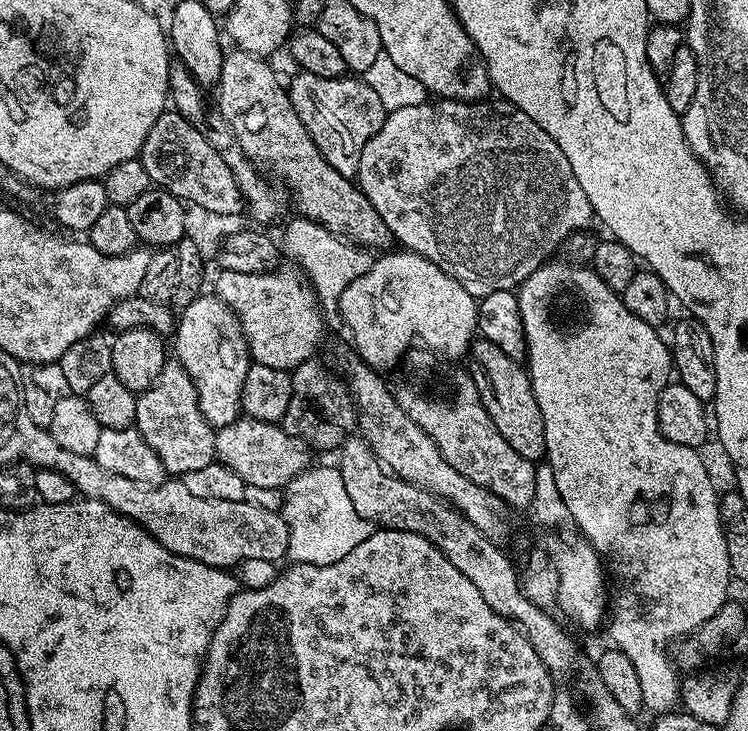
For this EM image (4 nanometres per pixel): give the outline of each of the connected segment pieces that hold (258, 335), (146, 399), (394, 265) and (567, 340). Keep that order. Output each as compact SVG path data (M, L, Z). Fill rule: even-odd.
M277 266L271 272L254 274L223 270L216 280L214 292L236 315L253 361L262 366L274 366L274 370L291 372L317 355L316 347L324 336L326 321L311 282L299 268L284 267Z
M175 358L162 366L162 374L144 392L136 397L137 416L134 426L146 438L150 450L162 458L165 473L182 478L190 470L210 466L216 460L216 429L206 422L198 402L198 390L190 374Z
M388 250L373 259L370 270L362 274L362 278L356 278L354 282L350 282L350 286L346 286L340 299L340 318L343 327L352 331L356 355L371 368L385 370L384 368L392 368L395 364L397 367L413 342L419 342L445 358L463 357L478 332L477 307L477 297L471 296L460 283L450 278L450 274L434 266L434 262L430 262L425 256L407 250Z
M556 258L556 259L553 259L553 260L552 260L552 261L551 261L551 262L545 262L545 263L543 263L543 264L541 264L541 265L540 265L540 268L539 268L539 269L538 269L538 270L534 270L534 274L530 274L530 278L526 278L526 279L525 279L525 280L524 280L524 281L522 281L522 282L521 282L521 283L520 283L520 286L519 286L519 289L518 289L518 295L517 295L517 298L516 298L516 301L517 301L517 302L518 302L518 306L519 306L519 307L520 307L520 313L521 313L521 314L522 314L522 326L523 326L523 327L524 327L524 333L525 333L525 334L526 334L526 342L527 342L527 343L528 343L528 351L527 351L527 353L526 353L526 367L527 367L527 369L528 369L528 377L529 377L529 378L530 378L530 382L531 382L531 383L532 383L532 389L533 389L533 390L534 390L534 398L535 398L535 399L536 399L536 401L537 401L537 402L538 402L538 410L542 410L542 426L546 426L546 463L547 463L547 464L548 464L548 465L549 465L549 466L550 466L550 470L554 470L554 482L555 482L555 483L556 483L556 485L557 485L557 486L558 486L558 494L562 494L562 498L563 498L563 499L564 499L564 501L565 501L565 502L566 502L566 510L567 510L567 511L568 511L568 515L569 515L569 517L570 517L570 520L571 520L571 523L572 523L572 524L573 524L573 525L574 525L574 524L575 524L575 523L576 523L576 524L577 524L577 526L578 526L578 527L580 527L580 532L581 532L581 534L582 534L582 535L584 535L584 536L581 536L581 537L583 537L583 539L584 539L584 540L585 540L585 541L587 541L587 543L589 543L589 544L591 544L591 545L592 545L592 549L594 549L594 551L595 551L595 552L597 552L597 554L599 554L599 556L600 556L600 557L601 557L601 558L603 558L603 559L604 559L604 560L605 560L605 561L606 561L606 572L607 572L607 575L608 575L608 576L609 576L609 577L610 577L610 580L611 580L611 583L612 583L612 580L613 580L613 582L614 582L614 583L616 583L616 585L614 585L614 584L613 584L613 583L612 583L612 585L611 585L611 588L610 588L610 619L609 619L609 620L608 620L608 621L607 621L607 624L606 624L606 629L607 629L607 628L608 628L608 636L609 636L609 638L610 638L610 639L612 639L612 640L609 640L609 641L611 641L611 643L612 643L612 644L613 644L613 645L615 645L615 647L617 647L617 648L619 648L619 649L620 649L620 652L621 652L621 653L622 653L622 654L626 654L626 658L630 658L630 662L634 662L634 670L635 670L635 671L636 671L636 672L637 672L637 674L638 674L638 678L639 678L639 680L640 680L640 681L642 681L642 698L643 698L643 699L644 699L644 707L645 707L645 709L647 709L647 711L648 711L648 712L649 712L649 713L650 713L650 712L651 712L651 711L652 711L652 714L663 714L663 713L665 713L665 712L671 712L671 711L673 711L673 709L675 709L675 708L676 708L676 707L677 707L677 704L678 704L678 701L679 701L679 699L680 699L680 680L679 680L679 679L678 679L678 675L677 675L677 676L676 676L676 668L677 668L677 665L676 665L676 664L675 664L675 663L674 663L674 660L673 660L673 664L674 664L674 665L672 665L672 660L671 660L671 658L670 658L670 657L668 657L668 647L670 647L670 646L671 646L671 644L672 644L672 640L673 640L673 644L674 644L674 642L676 642L676 641L679 641L679 640L680 640L680 639L681 639L681 638L683 638L683 637L685 637L685 636L688 636L688 635L689 635L689 634L691 634L691 632L695 632L695 630L696 630L696 628L697 628L697 627L698 627L698 626L702 626L702 622L706 622L706 621L707 621L707 620L709 620L709 619L710 619L710 618L714 618L714 614L718 614L718 610L719 610L719 609L720 609L720 608L721 608L721 606L722 606L722 605L723 605L723 604L724 604L724 603L725 603L725 602L726 602L726 601L727 601L727 600L728 600L728 599L729 599L729 596L728 596L728 580L729 580L729 581L730 581L730 577L731 577L731 576L732 576L732 567L731 567L731 566L730 566L730 558L729 558L729 557L728 557L728 555L727 555L727 554L726 554L726 538L725 538L725 537L724 537L724 527L723 527L723 526L722 526L722 522L721 522L721 521L720 521L720 496L719 496L719 495L718 495L718 491L717 491L717 492L716 492L716 488L715 488L715 486L714 486L714 485L712 485L712 476L711 476L711 474L710 474L710 473L708 473L708 468L707 468L707 466L706 466L706 465L704 465L704 460L703 460L703 458L702 458L702 457L700 457L700 455L701 455L701 453L700 453L700 452L699 452L699 451L697 451L697 449L695 449L695 448L691 448L691 447L690 447L690 446L678 446L678 442L670 442L670 441L669 441L669 440L668 440L668 439L666 439L666 438L665 438L665 437L664 437L664 435L662 435L662 433L660 433L660 427L659 427L659 426L658 426L658 418L657 418L657 417L656 417L656 407L657 407L657 406L658 406L658 398L659 398L659 397L660 397L660 395L661 395L661 394L662 394L662 390L663 390L663 389L664 389L664 388L665 388L665 387L666 387L666 386L667 386L667 385L668 385L668 384L669 384L669 383L670 383L670 377L671 377L671 376L672 376L672 375L673 375L673 372L674 372L674 369L673 369L673 366L672 366L672 354L671 354L671 351L670 351L670 348L669 348L669 345L668 345L668 344L667 344L667 343L666 343L666 340L665 340L665 337L664 337L664 340L663 340L663 338L662 338L662 337L660 337L660 336L659 336L659 335L660 335L660 334L661 334L661 333L660 333L660 332L659 332L659 331L657 331L657 329L654 329L654 328L652 328L652 327L651 327L651 326L649 326L649 325L648 325L648 324L647 324L647 323L646 323L646 322L642 322L642 318L638 318L638 314L630 314L630 310L626 310L626 306L625 306L625 305L624 305L624 297L623 297L623 295L621 295L621 293L619 293L619 292L615 292L615 291L614 291L614 290L610 290L610 286L606 286L606 282L602 282L602 278L601 278L601 277L600 277L600 275L598 275L598 273L597 273L597 272L595 272L595 271L594 271L594 269L592 269L592 268L591 268L591 267L590 267L590 266L573 266L573 265L572 265L572 264L571 264L571 263L567 263L567 262L565 262L565 261L564 261L564 260L563 260L563 259L560 259L560 258Z

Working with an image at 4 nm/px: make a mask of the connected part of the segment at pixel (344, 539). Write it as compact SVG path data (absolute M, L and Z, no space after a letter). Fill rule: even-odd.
M309 466L304 469L304 473L288 483L283 493L282 515L290 530L287 559L292 564L326 565L338 562L338 558L346 558L354 546L366 542L374 530L374 525L362 518L358 510L354 510L346 494L339 467Z

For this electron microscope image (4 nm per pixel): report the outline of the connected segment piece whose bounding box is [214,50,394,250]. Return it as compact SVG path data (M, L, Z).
M239 50L229 51L222 62L222 74L214 86L214 103L222 118L226 118L238 146L242 146L248 160L283 185L299 215L318 222L349 244L359 244L369 250L391 249L394 244L392 231L388 229L386 222L382 222L382 214L378 214L378 210L370 206L370 198L366 198L355 179L338 174L338 170L334 170L334 166L330 166L330 162L322 158L318 146L314 146L314 138L310 138L306 126L302 126L302 118L298 118L298 110L294 110L290 102L287 87L283 83L280 85L275 70L268 64L271 63L265 57Z

